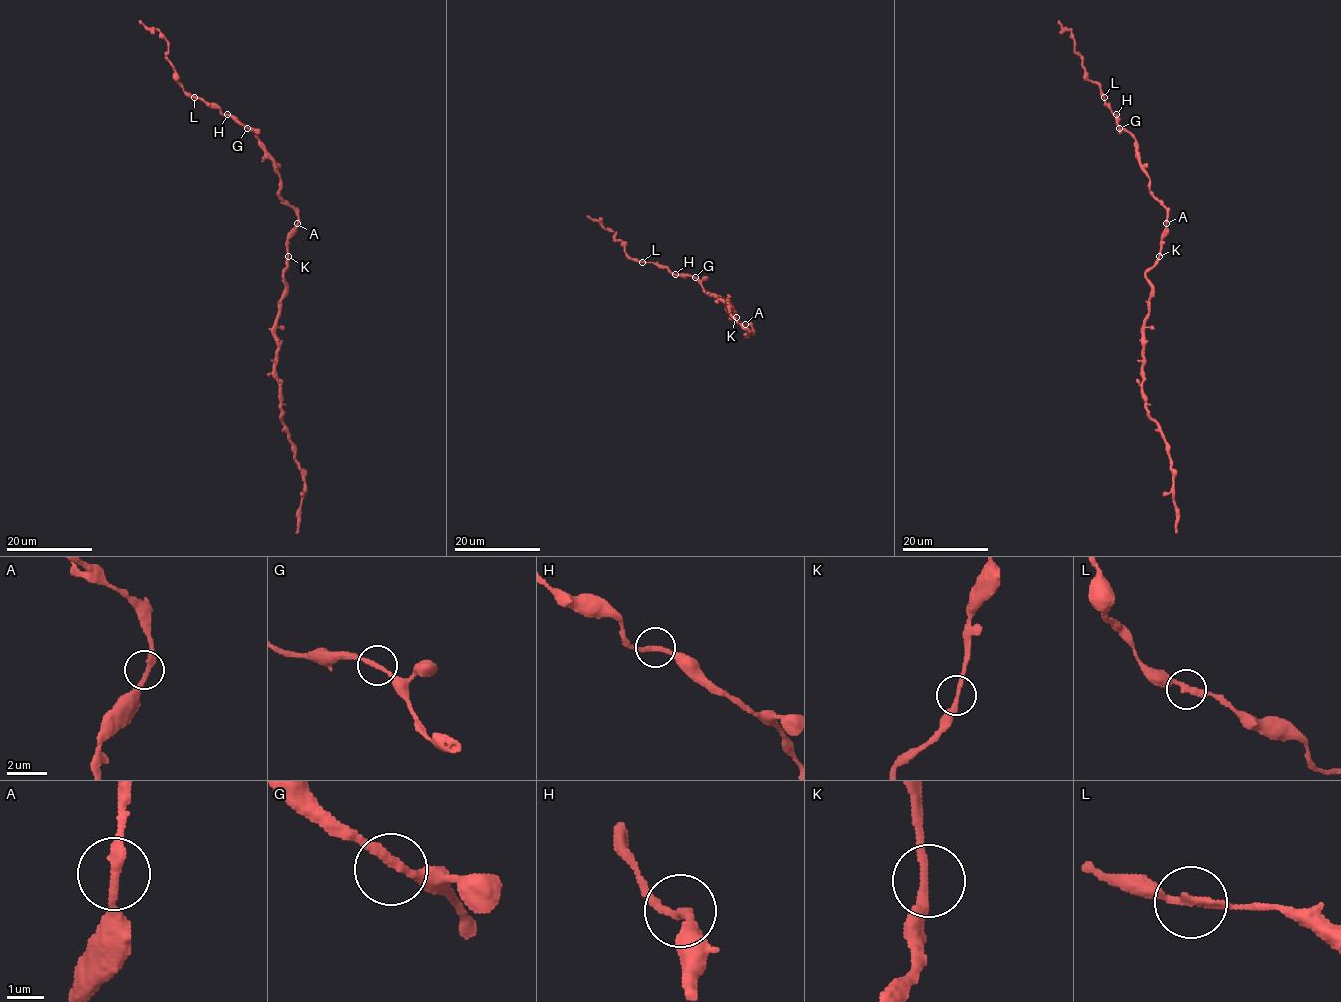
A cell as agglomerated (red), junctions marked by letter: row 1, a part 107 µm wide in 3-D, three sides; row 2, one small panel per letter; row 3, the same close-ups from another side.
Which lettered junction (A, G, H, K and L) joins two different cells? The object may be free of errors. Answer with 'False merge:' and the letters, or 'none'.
False merge: none

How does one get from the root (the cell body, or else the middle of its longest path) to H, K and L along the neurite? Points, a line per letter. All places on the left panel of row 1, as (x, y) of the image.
H: (289, 232), (298, 222), (298, 213), (280, 196), (280, 174), (272, 157), (252, 130), (227, 114)
K: (289, 232), (288, 256)
L: (289, 232), (298, 222), (298, 213), (280, 196), (280, 174), (264, 144), (248, 127), (194, 97)

